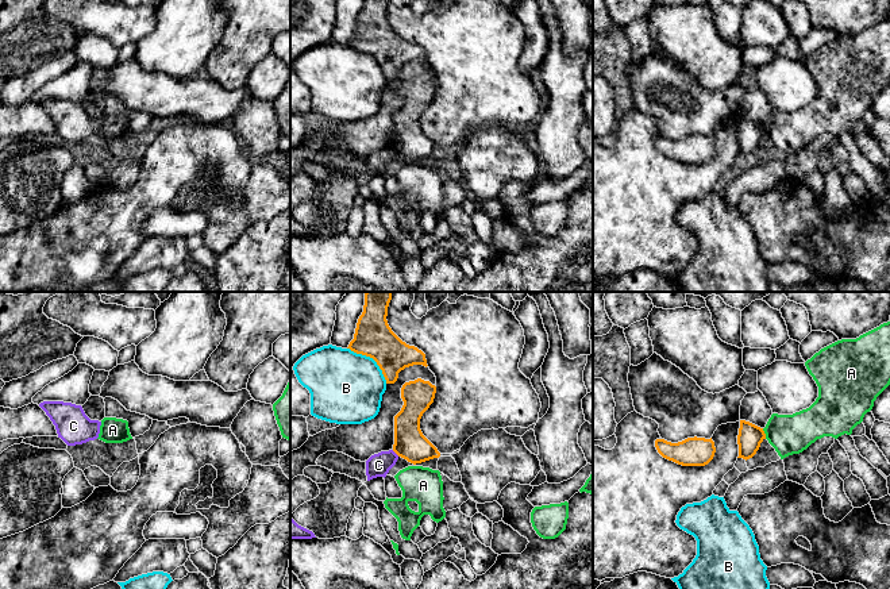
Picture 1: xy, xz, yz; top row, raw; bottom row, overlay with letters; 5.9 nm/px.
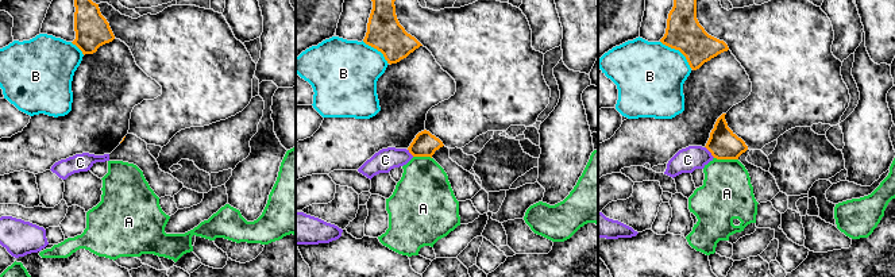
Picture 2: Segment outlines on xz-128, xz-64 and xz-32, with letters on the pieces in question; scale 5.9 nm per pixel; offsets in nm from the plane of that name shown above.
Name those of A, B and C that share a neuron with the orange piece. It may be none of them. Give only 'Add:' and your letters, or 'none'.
Add: none

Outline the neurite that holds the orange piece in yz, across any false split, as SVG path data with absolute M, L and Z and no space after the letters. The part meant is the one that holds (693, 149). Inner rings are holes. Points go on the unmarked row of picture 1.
M687 135L678 140L671 140L664 136L656 136L655 145L658 150L682 163L705 163L716 150L714 139L705 135Z

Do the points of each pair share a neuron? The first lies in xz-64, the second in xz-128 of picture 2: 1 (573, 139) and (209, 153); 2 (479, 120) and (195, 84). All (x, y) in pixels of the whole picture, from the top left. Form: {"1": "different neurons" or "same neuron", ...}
{"1": "different neurons", "2": "same neuron"}

